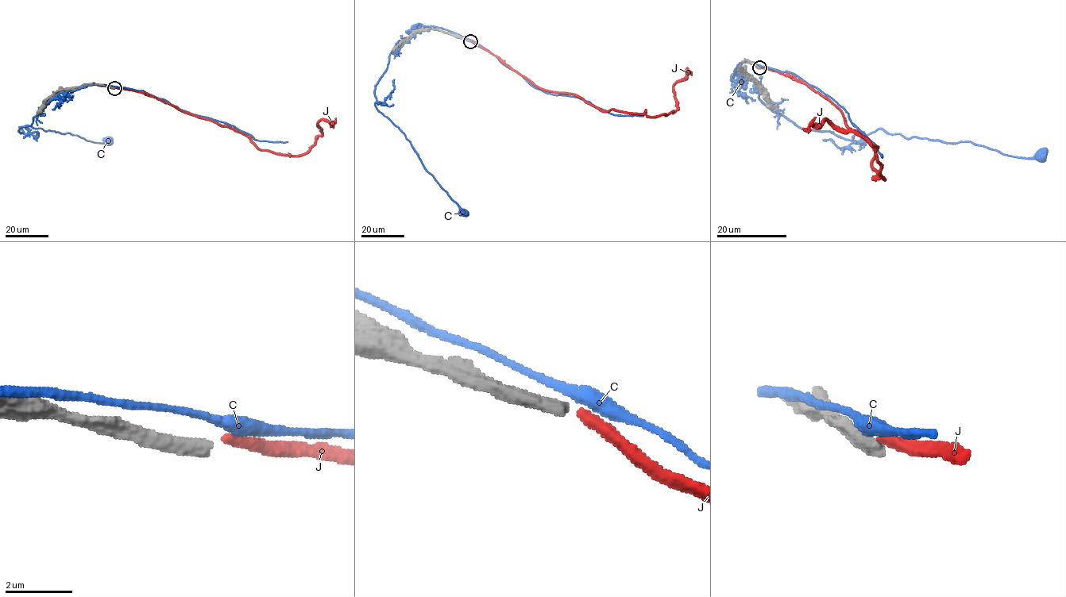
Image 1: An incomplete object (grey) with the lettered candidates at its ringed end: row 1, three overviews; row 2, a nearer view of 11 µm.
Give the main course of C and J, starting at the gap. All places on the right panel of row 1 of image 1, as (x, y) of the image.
C: (758, 66), (741, 62), (731, 77), (751, 77), (778, 115), (807, 129), (853, 141), (878, 129), (1041, 155)
J: (759, 67), (826, 98), (874, 147), (873, 167), (883, 178), (876, 149), (859, 136), (828, 120), (802, 129)

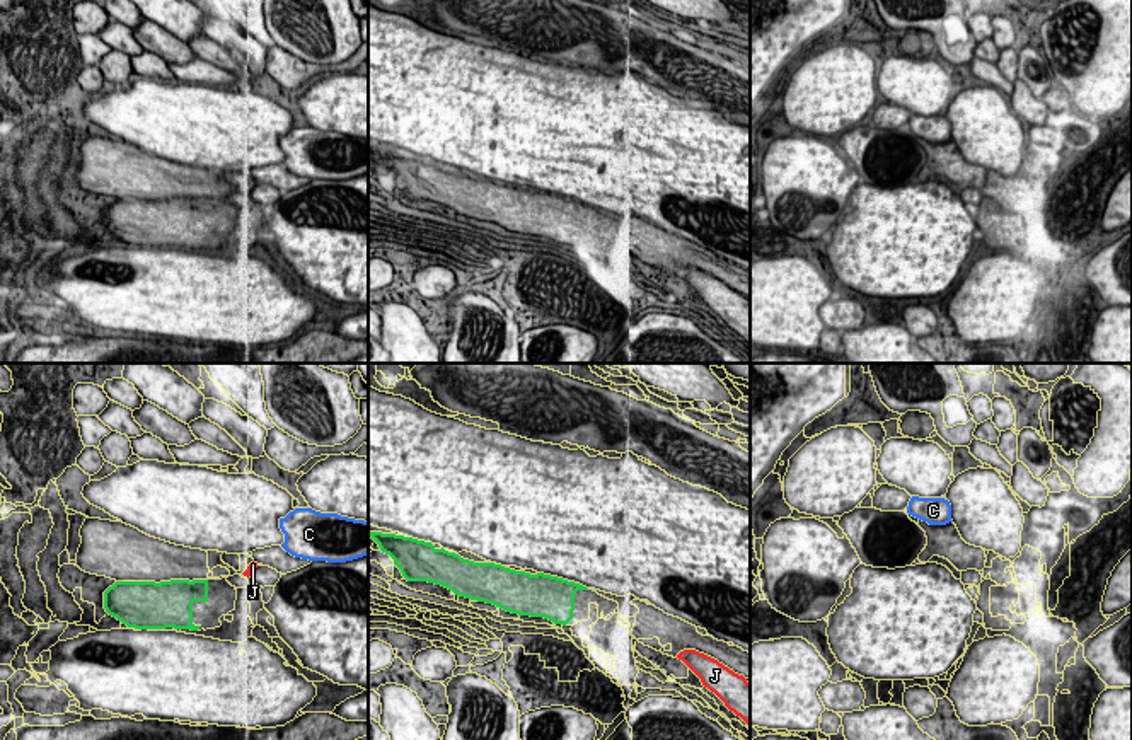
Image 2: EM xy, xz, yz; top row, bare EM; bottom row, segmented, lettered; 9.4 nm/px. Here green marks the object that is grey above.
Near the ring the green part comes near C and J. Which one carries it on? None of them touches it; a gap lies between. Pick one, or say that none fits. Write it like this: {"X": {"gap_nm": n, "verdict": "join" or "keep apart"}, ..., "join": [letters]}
{"C": {"gap_nm": 750, "verdict": "keep apart"}, "J": {"gap_nm": 340, "verdict": "keep apart"}, "join": []}

